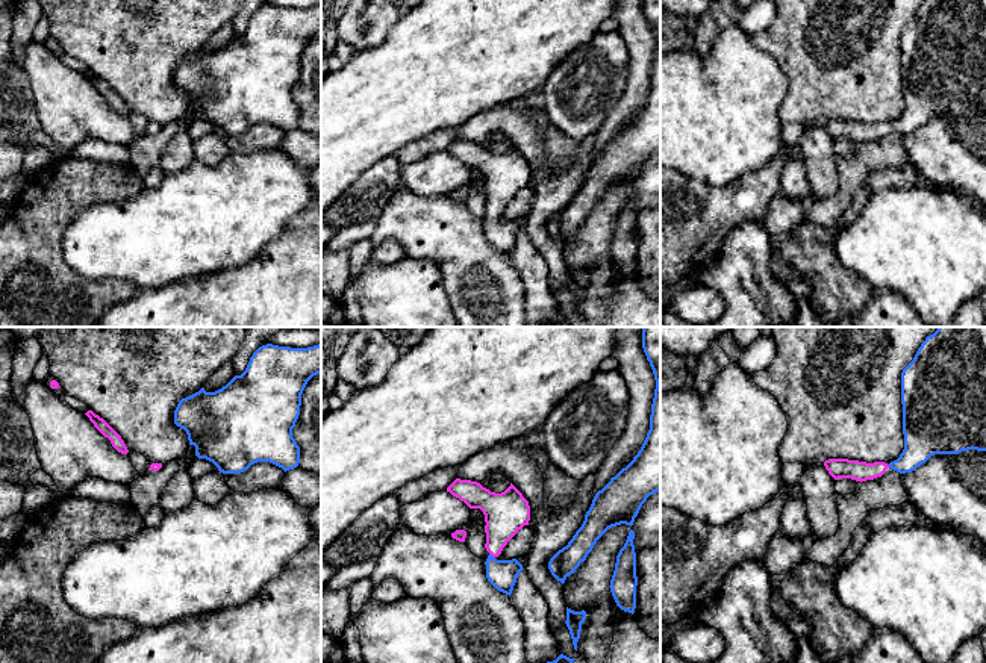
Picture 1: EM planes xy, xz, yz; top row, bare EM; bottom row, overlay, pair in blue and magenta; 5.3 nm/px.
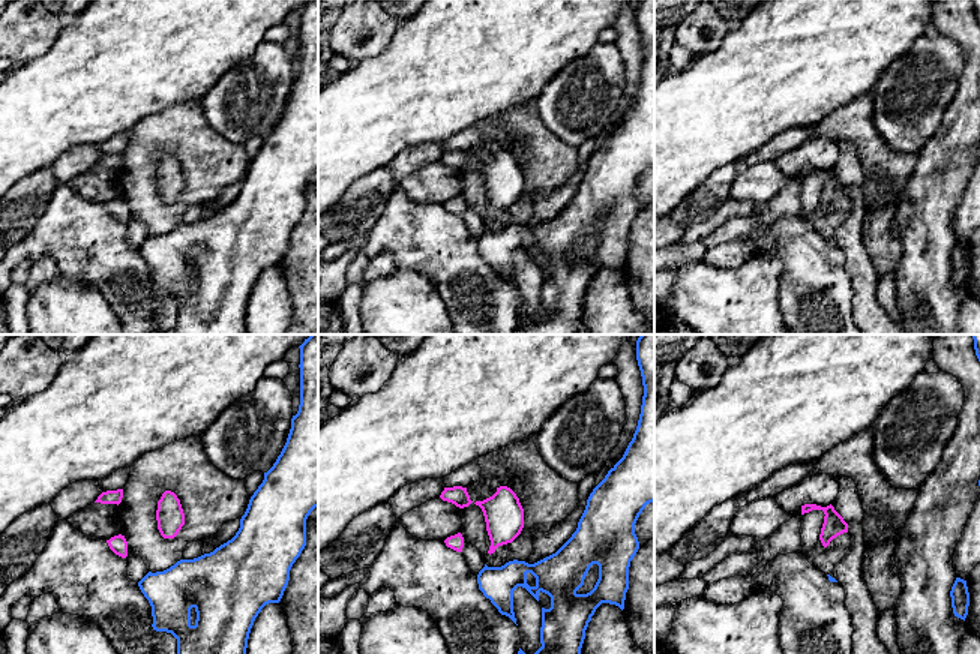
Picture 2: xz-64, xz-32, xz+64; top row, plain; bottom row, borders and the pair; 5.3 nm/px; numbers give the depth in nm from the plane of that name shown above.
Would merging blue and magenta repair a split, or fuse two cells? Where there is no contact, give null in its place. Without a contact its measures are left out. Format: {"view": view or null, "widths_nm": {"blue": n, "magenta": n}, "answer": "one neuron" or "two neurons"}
{"view": "xz", "widths_nm": {"blue": 160, "magenta": 220}, "answer": "one neuron"}

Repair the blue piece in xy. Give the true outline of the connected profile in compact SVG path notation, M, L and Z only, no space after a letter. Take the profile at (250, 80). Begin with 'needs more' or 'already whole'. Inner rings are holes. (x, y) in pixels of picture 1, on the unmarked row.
already whole | M321 5L307 9L262 6L245 32L221 50L206 53L201 48L182 59L174 71L174 85L186 92L195 117L212 123L223 135L241 135L257 123L270 123L286 133L300 123L292 89L300 76L301 54L317 35L321 35Z

